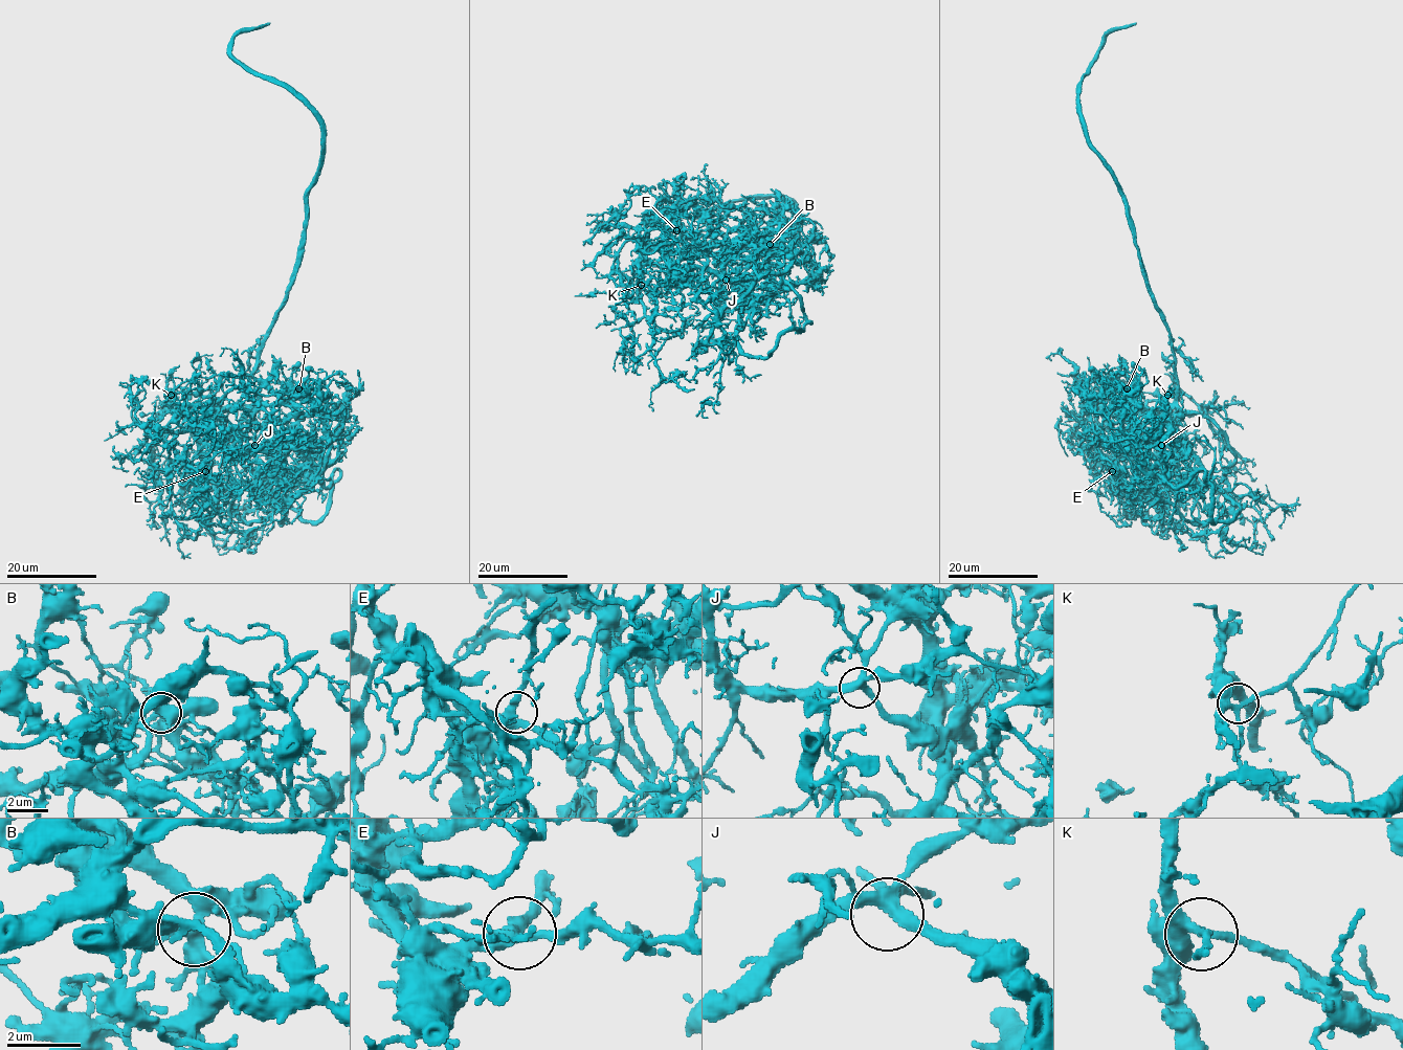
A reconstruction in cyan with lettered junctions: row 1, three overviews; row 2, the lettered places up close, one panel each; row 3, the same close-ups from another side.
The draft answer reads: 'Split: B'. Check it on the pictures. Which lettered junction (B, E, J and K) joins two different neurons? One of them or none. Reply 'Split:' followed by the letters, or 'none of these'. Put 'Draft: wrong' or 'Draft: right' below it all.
Split: B
Draft: right

